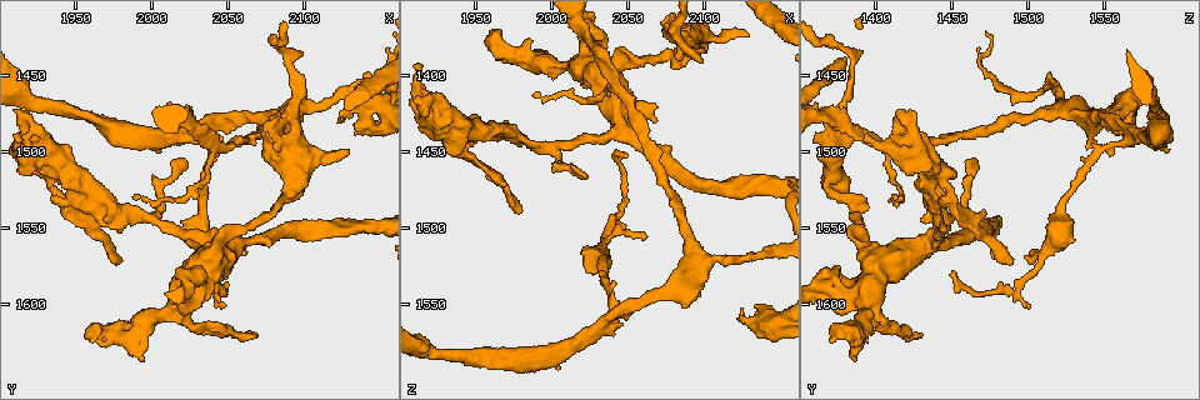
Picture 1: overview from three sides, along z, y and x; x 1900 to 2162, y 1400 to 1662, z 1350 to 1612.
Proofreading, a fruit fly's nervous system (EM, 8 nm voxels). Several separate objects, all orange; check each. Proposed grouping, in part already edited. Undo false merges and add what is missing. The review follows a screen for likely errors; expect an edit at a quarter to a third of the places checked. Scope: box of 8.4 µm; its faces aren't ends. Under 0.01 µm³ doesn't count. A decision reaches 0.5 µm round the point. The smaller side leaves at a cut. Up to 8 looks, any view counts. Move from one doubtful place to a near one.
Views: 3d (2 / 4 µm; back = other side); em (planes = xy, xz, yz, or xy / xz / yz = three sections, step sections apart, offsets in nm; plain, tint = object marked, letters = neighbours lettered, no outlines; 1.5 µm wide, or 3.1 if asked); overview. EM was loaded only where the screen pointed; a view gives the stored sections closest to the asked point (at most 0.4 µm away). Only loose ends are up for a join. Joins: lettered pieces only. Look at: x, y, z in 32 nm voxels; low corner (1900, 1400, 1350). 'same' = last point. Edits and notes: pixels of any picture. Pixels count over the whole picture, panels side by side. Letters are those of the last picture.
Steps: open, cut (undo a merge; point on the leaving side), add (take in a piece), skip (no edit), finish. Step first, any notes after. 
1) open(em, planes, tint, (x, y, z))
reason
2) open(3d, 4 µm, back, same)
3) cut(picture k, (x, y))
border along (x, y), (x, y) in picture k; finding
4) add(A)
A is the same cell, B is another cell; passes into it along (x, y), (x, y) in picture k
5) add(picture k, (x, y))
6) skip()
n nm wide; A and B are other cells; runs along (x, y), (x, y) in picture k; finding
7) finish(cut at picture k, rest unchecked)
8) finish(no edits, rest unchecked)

open(em, xz, step 4, tint, (1922, 1488, 1412))
branch stops here

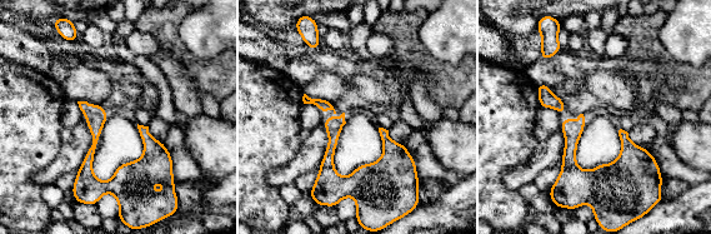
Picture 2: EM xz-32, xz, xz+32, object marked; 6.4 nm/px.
open(em, planes, tint, same)

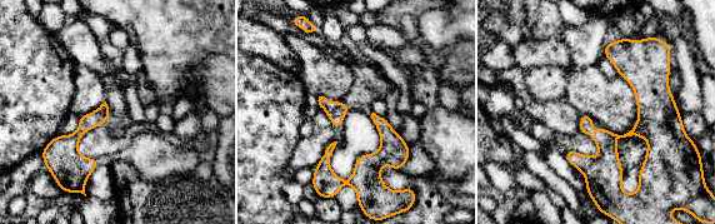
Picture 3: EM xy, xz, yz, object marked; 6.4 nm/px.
open(em, planes, letters, same)
see the neighbours

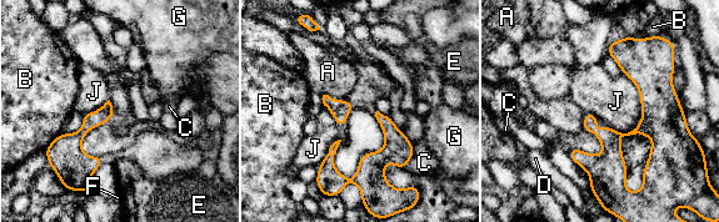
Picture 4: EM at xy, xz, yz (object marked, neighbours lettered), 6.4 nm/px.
skip()
A, B, C, D, E, F, G and J are other cells; border along (623, 72), (642, 110), (627, 134) in picture 4; none of them fits

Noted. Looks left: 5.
open(em, planes, tint, (2128, 1498, 1374))
free end

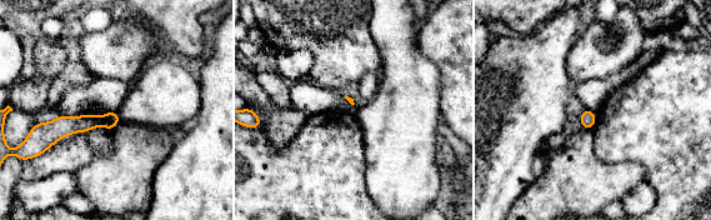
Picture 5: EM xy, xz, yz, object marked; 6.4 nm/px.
open(em, planes, letters, same)

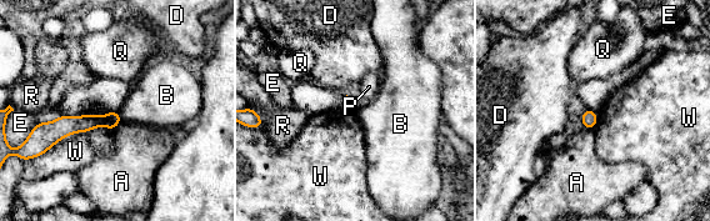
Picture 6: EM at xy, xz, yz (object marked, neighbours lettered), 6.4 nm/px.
skip()
W touches over 500 nm; A, B, D, E, P, Q, R and W are other cells; no lettered piece goes on from it

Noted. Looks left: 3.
open(3d, 2 µm, (2040, 1578, 1452))
an open end

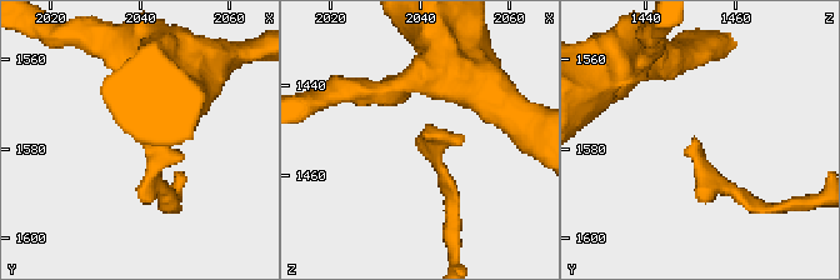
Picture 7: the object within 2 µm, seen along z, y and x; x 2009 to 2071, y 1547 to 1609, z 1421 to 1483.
open(em, xz, step 8, letters, (2042, 1578, 1451))
now the EM

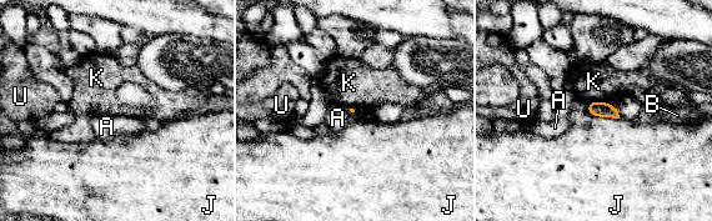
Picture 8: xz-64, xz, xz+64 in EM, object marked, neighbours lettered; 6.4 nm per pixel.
open(em, planes, letters, same)

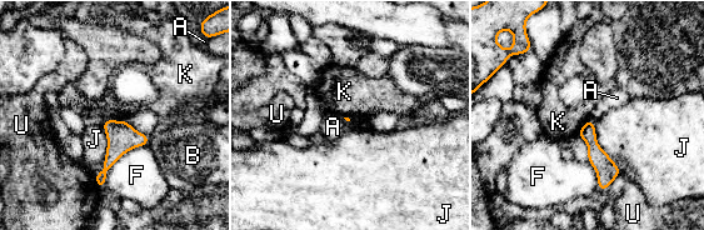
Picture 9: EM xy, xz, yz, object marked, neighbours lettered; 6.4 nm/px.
skip()
A, B, F, J, K and U are other cells; border along (124, 119), (105, 119), (101, 124) in picture 9; no lettered piece goes on from it

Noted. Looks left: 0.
finish(no edits, rest unchecked)

